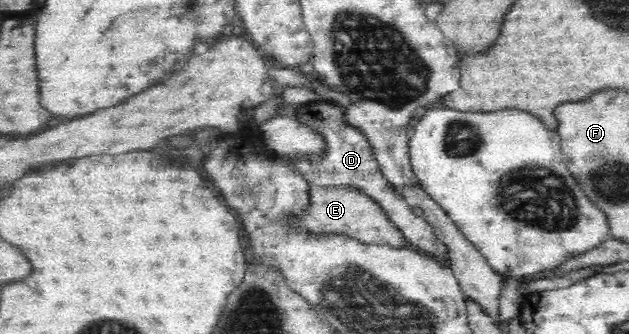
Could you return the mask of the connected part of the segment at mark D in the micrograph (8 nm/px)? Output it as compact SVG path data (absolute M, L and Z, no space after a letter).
M328 100L310 102L310 104L298 109L297 112L300 119L317 127L328 141L326 156L320 164L310 164L306 160L290 160L294 167L300 169L300 173L306 181L311 185L318 184L320 186L354 185L382 205L390 220L402 231L404 237L412 242L415 249L422 250L423 253L432 256L446 256L446 254L449 254L448 247L440 241L430 223L422 215L414 214L412 207L383 177L378 163L375 161L372 147L359 130L346 124L343 117L344 112L341 112Z

